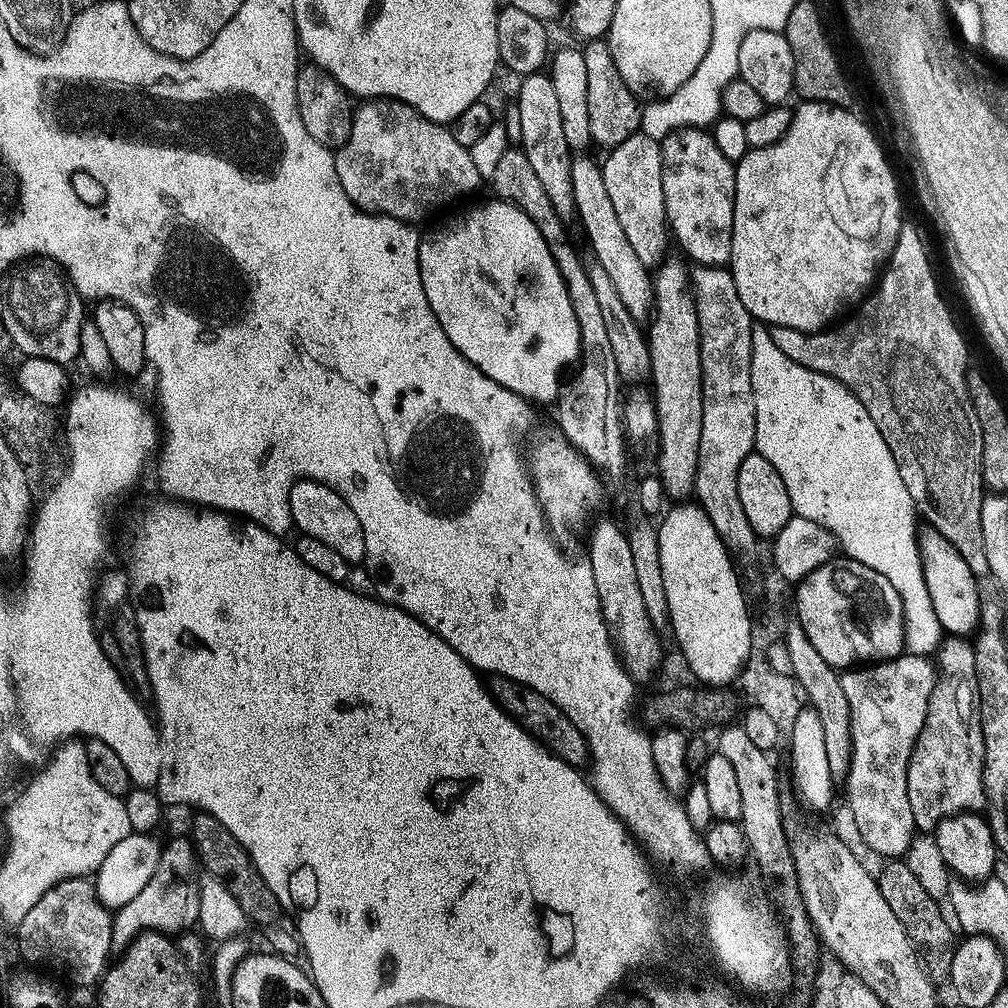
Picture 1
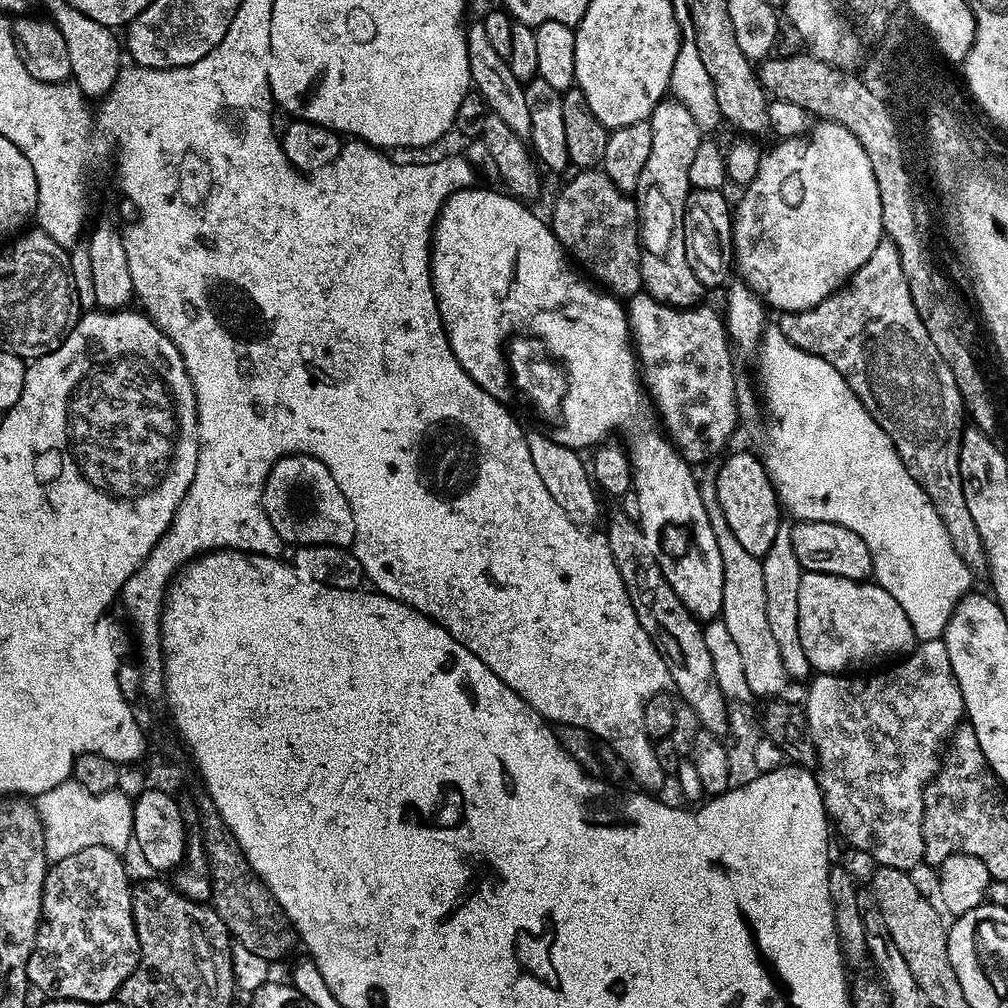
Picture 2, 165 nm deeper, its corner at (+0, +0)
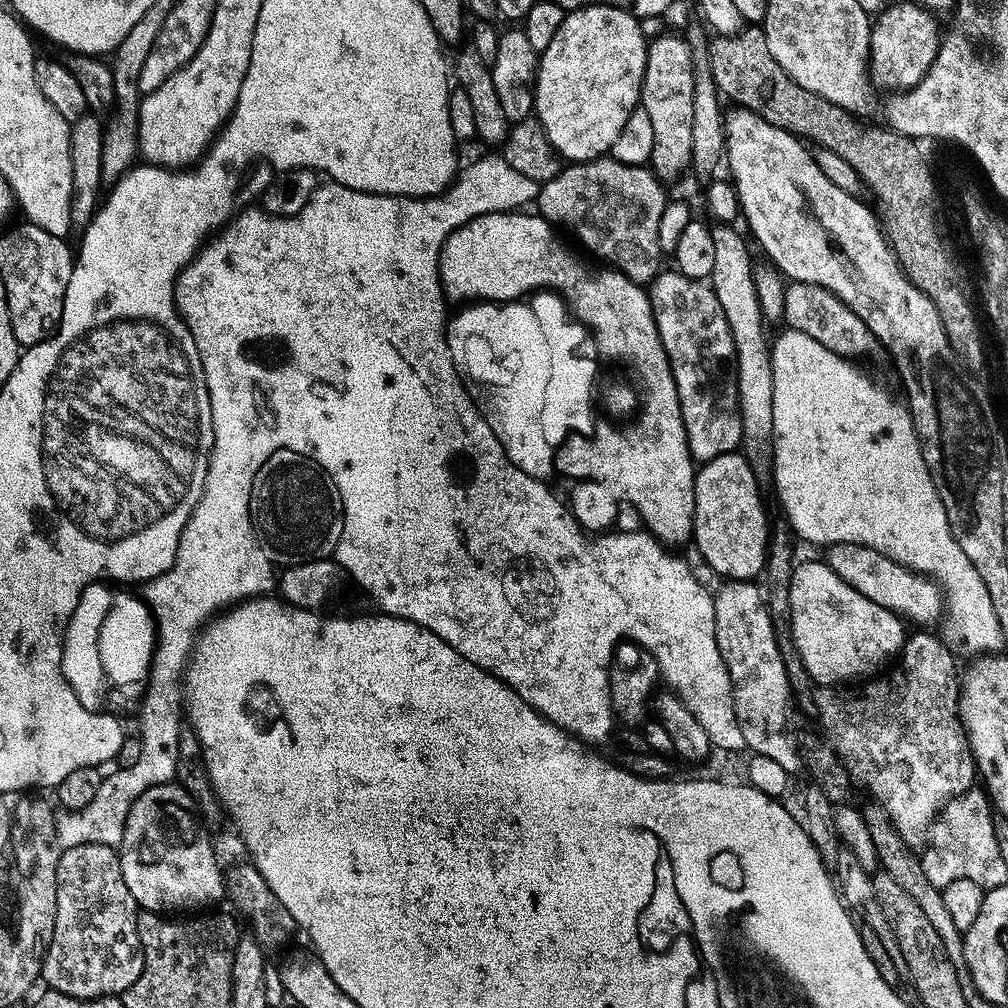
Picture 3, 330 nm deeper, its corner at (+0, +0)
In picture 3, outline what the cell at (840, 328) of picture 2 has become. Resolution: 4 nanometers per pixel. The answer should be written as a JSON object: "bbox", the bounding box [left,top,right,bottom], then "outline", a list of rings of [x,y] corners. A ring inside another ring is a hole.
{"bbox":[783,283,874,358],"outline":[[[789,283],[784,290],[784,319],[783,323],[788,328],[798,330],[802,334],[810,334],[822,346],[828,350],[845,358],[857,358],[863,352],[868,352],[874,348],[874,337],[872,332],[865,326],[864,320],[855,316],[852,311],[839,300],[833,292],[828,292],[825,288],[819,288],[813,284]]]}

